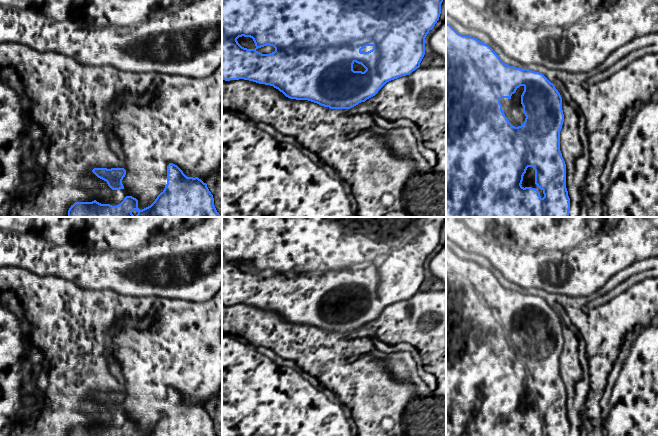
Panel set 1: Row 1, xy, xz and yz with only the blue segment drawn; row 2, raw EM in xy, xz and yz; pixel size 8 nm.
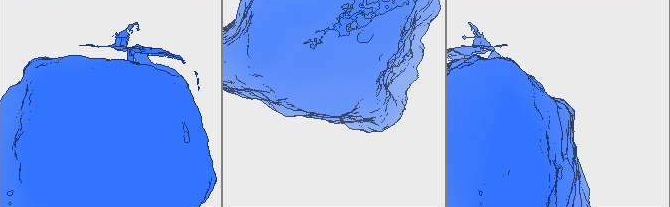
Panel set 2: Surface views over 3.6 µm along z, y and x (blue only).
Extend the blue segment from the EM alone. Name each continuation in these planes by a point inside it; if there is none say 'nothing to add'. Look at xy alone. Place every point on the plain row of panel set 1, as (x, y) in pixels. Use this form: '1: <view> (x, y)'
nothing to add

